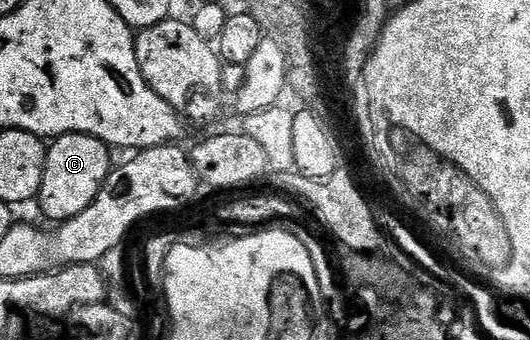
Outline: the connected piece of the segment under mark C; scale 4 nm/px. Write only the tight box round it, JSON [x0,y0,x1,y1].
[35,133,111,223]

